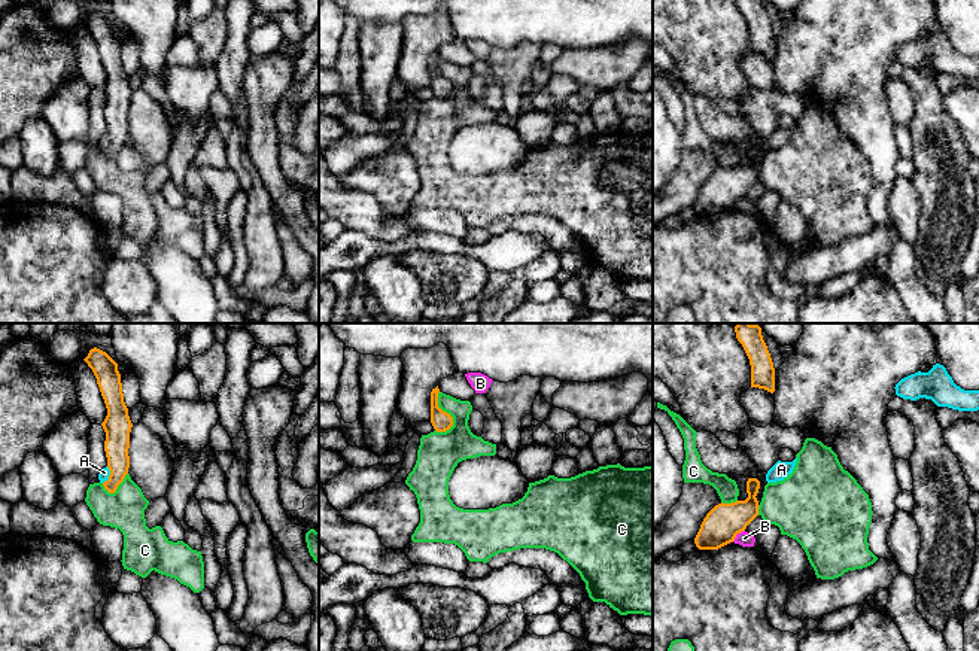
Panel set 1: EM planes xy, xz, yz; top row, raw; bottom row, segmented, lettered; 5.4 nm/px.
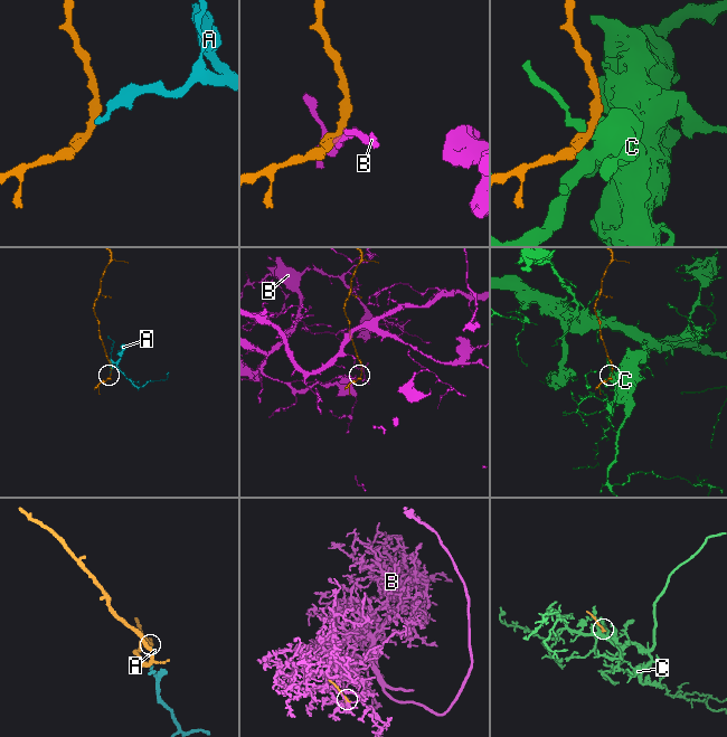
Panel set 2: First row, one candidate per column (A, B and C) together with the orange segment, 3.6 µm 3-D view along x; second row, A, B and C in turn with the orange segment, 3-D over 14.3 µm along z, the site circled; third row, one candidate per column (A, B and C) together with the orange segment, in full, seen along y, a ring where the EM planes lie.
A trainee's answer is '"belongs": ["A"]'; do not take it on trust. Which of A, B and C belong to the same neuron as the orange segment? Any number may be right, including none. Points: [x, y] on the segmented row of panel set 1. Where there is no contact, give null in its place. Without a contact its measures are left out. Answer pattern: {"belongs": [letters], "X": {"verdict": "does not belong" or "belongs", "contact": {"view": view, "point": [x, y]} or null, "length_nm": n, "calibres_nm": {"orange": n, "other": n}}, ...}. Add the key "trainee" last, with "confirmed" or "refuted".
{"belongs": [], "A": {"verdict": "does not belong", "contact": {"view": "xy", "point": [109, 475]}, "length_nm": 100, "calibres_nm": {"orange": 140, "other": 60}}, "B": {"verdict": "does not belong", "contact": {"view": "yz", "point": [736, 534]}, "length_nm": 100, "calibres_nm": {"orange": 200, "other": 80}}, "C": {"verdict": "does not belong", "contact": {"view": "xz", "point": [444, 411]}, "length_nm": 220, "calibres_nm": {"orange": 110, "other": 220}}, "trainee": "refuted"}

